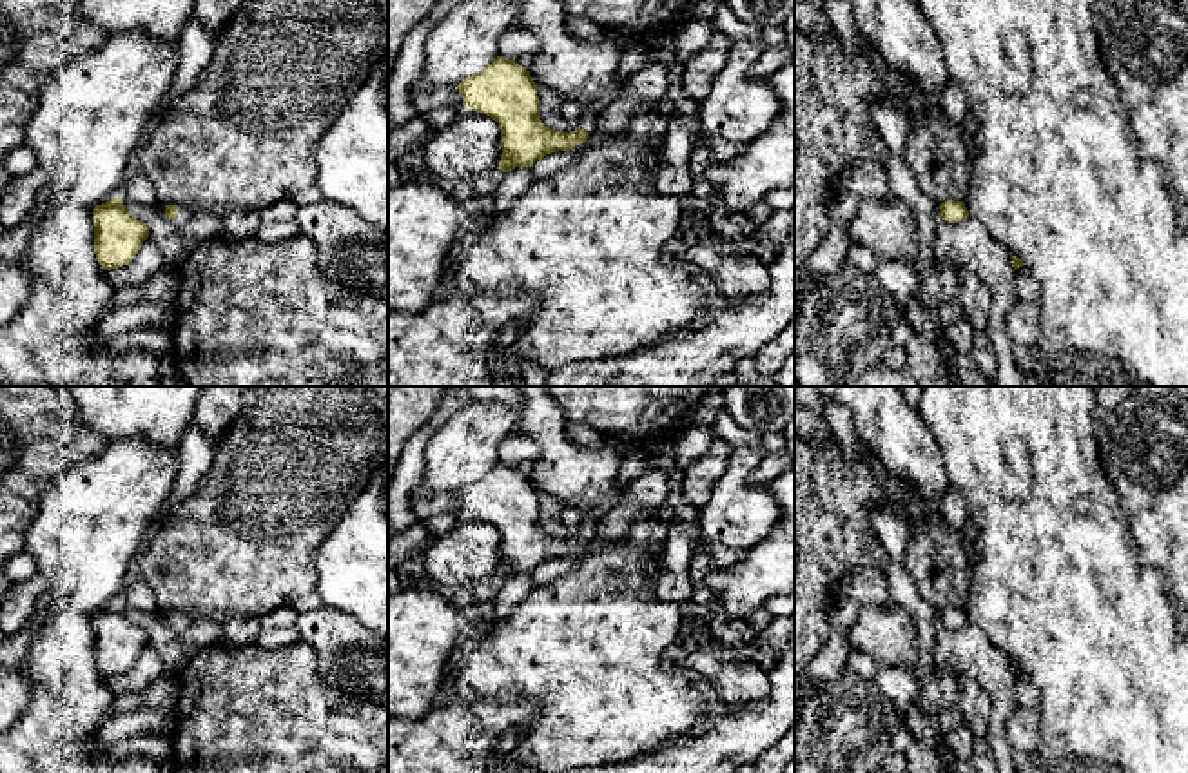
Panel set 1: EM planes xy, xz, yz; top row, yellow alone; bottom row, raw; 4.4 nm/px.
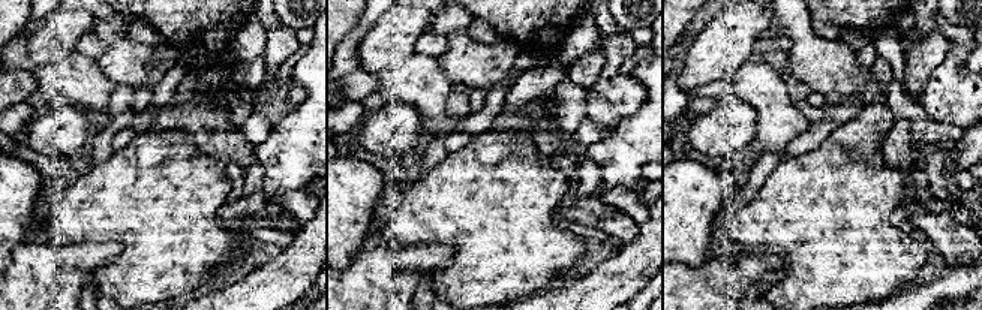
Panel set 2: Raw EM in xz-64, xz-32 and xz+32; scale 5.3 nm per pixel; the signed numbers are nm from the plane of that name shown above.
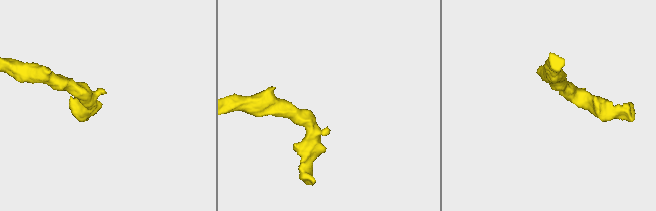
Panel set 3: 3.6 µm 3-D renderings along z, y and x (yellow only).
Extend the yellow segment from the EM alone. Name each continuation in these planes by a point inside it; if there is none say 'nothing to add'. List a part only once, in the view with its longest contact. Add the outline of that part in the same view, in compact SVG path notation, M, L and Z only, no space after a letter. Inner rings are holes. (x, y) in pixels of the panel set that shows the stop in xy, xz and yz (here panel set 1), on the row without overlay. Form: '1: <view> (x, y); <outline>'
1: xy (184, 621); M178 613L176 624L170 626L170 628L172 628L176 633L183 633L183 631L187 631L187 630L190 628L192 622L194 622L194 621L192 621L189 615Z

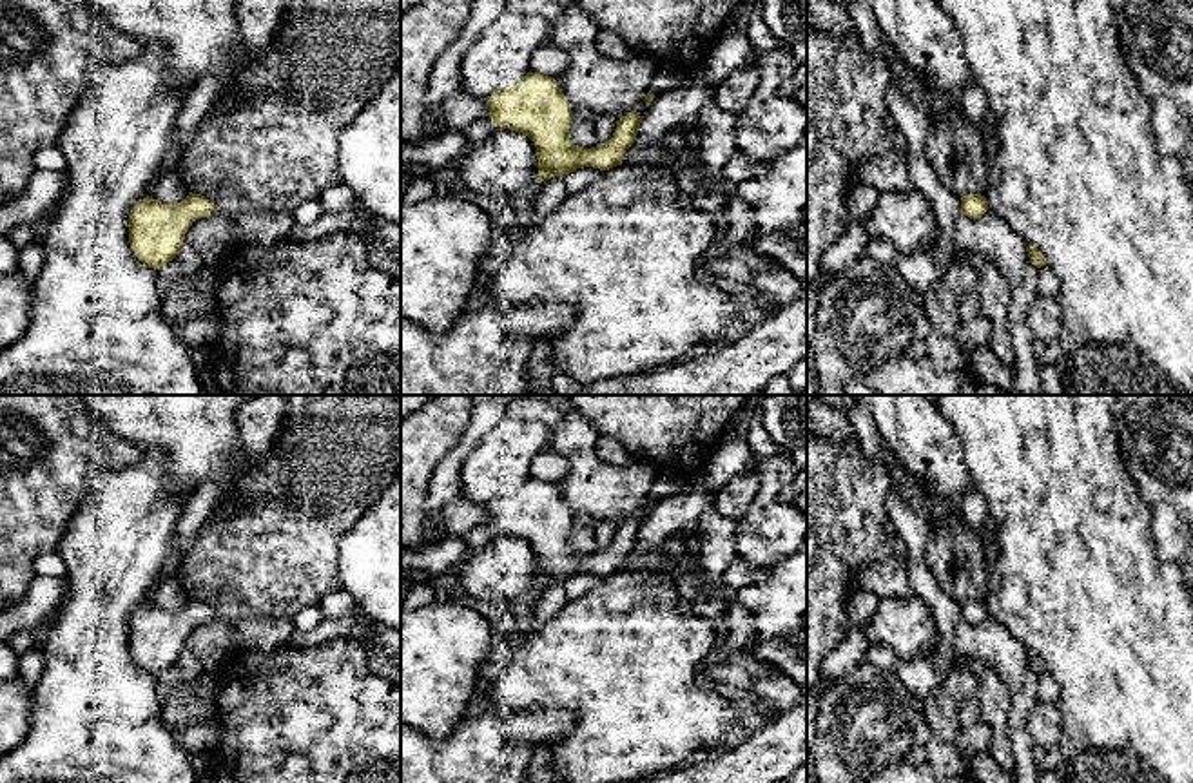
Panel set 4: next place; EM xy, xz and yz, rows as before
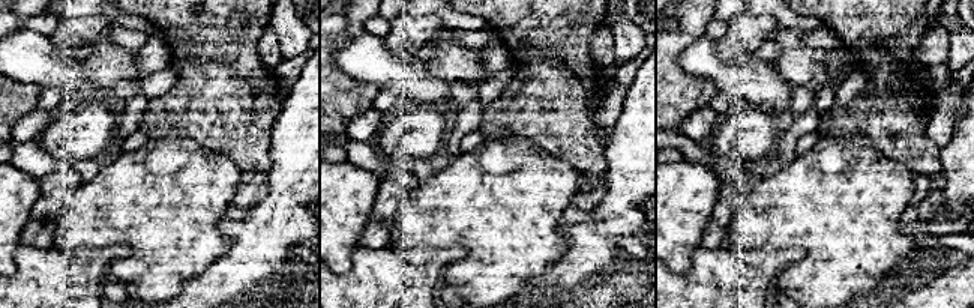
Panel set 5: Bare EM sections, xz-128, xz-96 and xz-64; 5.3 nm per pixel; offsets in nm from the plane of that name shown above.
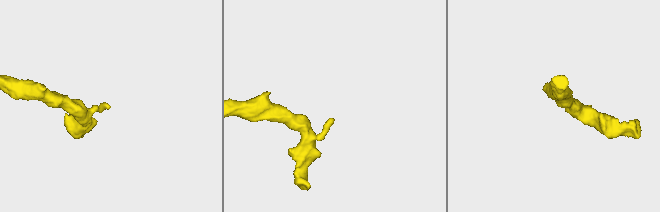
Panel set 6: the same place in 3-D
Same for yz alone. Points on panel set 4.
nothing to add

